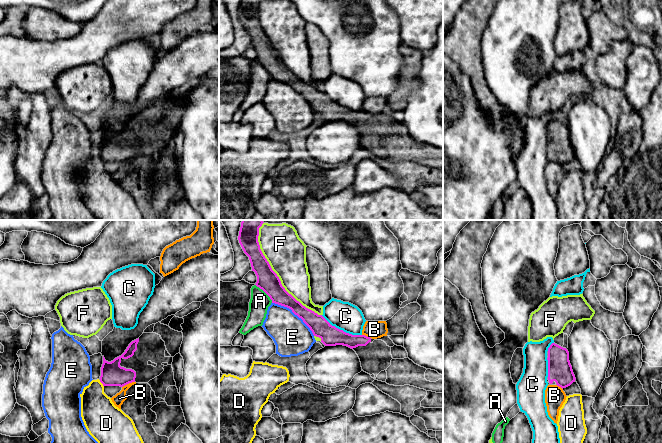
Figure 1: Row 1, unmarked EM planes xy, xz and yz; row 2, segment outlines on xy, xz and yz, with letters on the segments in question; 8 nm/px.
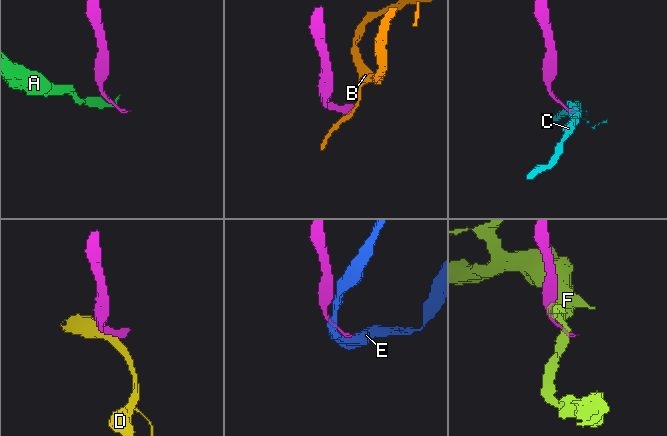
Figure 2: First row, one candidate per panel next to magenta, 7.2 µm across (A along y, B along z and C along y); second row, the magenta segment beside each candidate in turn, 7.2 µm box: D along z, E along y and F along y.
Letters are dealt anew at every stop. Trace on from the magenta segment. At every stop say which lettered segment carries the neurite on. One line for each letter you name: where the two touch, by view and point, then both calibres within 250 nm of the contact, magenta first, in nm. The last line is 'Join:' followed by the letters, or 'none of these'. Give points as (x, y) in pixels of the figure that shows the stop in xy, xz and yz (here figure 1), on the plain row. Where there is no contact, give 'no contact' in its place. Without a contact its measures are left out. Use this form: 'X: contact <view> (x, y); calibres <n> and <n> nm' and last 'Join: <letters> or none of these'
Join: none of these

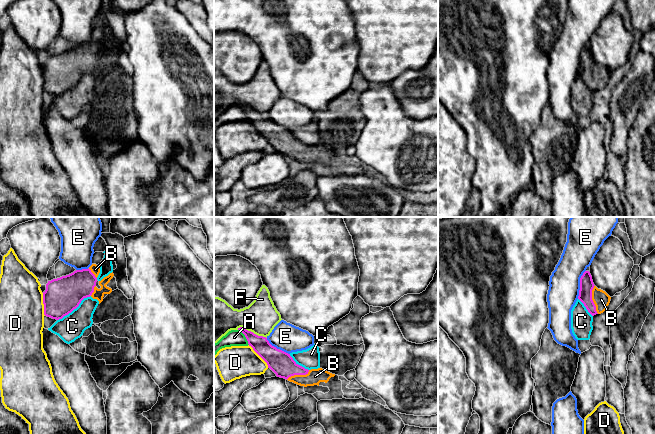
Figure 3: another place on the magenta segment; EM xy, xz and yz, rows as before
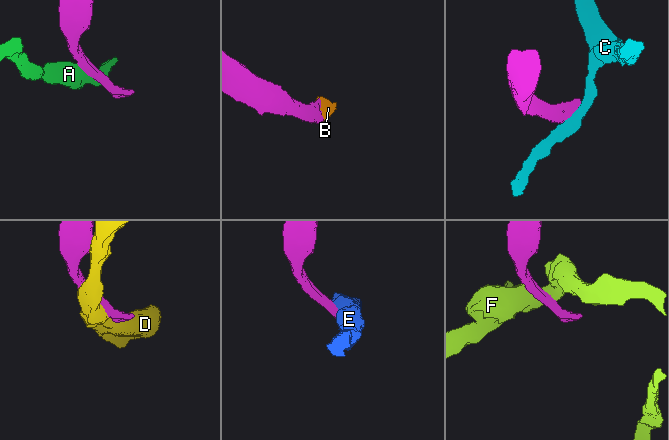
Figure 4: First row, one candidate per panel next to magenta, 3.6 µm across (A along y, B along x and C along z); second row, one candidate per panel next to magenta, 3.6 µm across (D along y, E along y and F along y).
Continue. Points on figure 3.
B: contact yz (591, 75); calibres 110 and 140 nm
Join: B

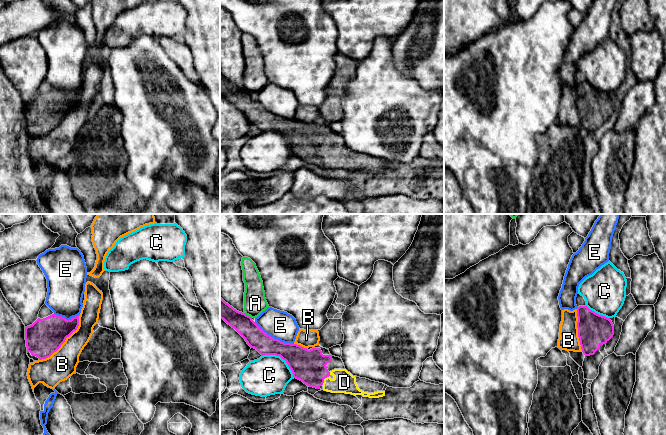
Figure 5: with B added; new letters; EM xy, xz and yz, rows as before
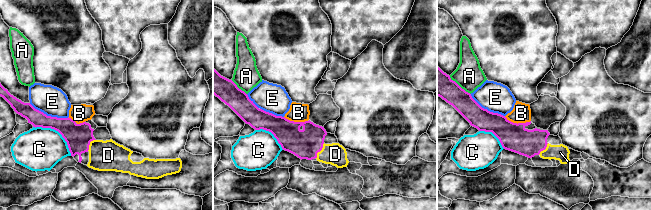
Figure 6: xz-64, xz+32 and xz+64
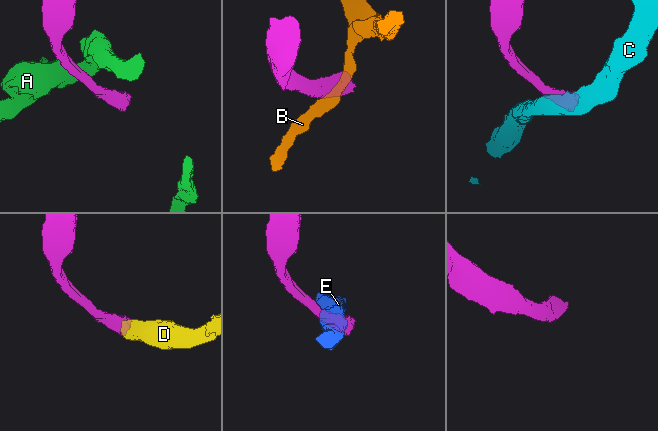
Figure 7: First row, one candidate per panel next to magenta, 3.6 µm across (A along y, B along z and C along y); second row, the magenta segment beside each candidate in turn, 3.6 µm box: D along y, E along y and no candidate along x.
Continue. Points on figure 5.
D: contact xz (325, 153); calibres 280 and 180 nm
Join: D

